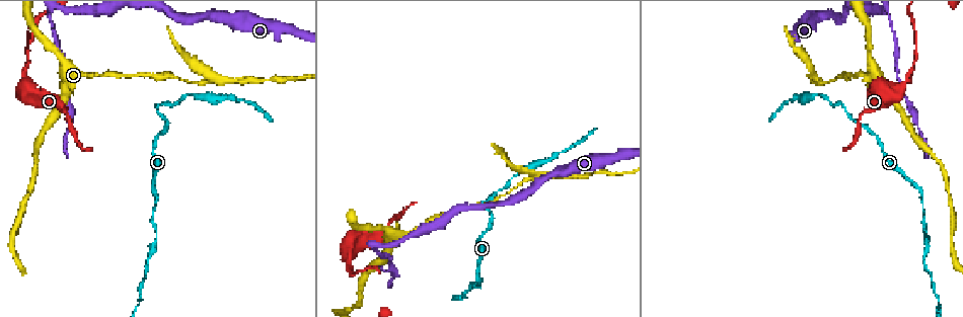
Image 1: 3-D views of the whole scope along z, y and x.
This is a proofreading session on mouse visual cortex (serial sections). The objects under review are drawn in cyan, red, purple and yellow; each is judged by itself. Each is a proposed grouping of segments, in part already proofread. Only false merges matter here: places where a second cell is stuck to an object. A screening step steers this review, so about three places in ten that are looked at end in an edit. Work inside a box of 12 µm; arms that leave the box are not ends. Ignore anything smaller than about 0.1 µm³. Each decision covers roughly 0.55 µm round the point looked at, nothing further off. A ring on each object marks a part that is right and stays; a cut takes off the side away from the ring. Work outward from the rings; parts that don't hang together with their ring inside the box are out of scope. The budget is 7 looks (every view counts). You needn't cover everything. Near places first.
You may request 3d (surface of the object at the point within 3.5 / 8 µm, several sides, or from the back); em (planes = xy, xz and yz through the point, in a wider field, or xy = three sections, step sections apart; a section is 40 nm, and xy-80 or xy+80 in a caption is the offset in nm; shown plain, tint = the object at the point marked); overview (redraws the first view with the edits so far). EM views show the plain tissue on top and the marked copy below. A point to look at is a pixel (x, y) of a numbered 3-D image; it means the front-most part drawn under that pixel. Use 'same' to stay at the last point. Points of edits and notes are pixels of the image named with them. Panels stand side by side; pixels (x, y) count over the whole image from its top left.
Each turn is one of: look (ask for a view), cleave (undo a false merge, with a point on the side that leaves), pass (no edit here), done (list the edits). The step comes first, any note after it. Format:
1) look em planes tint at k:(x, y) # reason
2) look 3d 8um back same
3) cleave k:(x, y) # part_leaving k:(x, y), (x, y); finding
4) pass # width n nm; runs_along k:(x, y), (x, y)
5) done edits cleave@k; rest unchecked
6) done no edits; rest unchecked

look 3d 3.5um at 1:(533, 180) # a fork

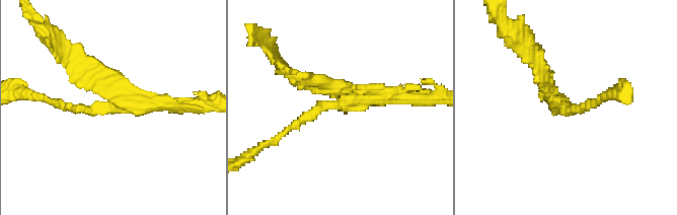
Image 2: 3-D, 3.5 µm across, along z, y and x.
look em xy step 3 tint at 2:(563, 102) # shape alone is not enough

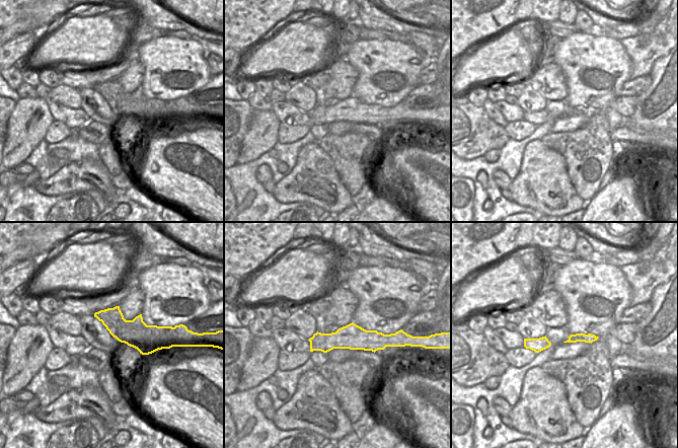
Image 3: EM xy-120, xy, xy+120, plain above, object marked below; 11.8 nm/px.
cleave 2:(342, 84) # two cells meet here

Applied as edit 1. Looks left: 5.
look 3d 3.5um at 1:(26, 95) # sharp bend

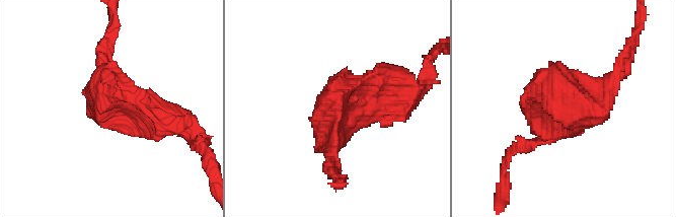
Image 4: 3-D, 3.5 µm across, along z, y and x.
look em planes tint at 4:(563, 103) # need the tissue

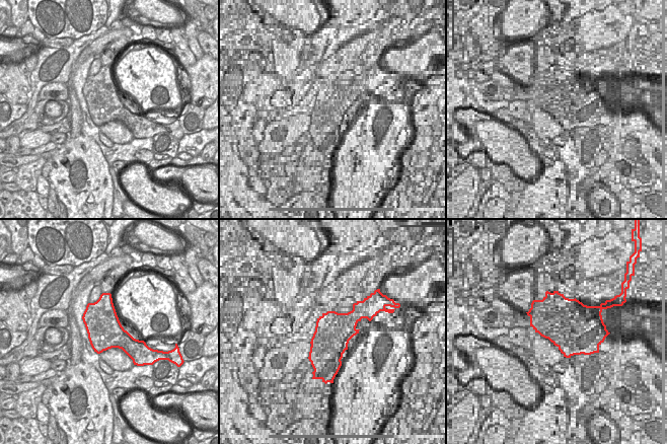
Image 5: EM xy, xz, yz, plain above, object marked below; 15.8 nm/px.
look em xy step 2 tint same

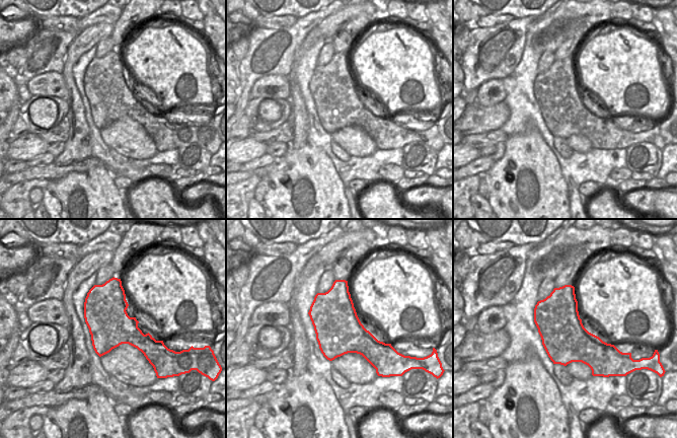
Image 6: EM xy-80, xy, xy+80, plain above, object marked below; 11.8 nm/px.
pass # runs_along 4:(155, 125), (105, 105), (115, 62); continuous, no second cell

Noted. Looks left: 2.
look em xy step 1 tint at 1:(156, 108) # abrupt turn

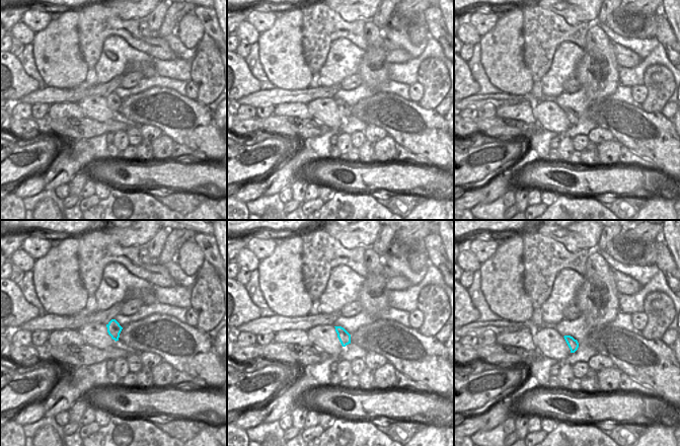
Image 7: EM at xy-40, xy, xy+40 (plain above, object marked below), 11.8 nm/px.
look 3d 3.5um same # see where the arms go

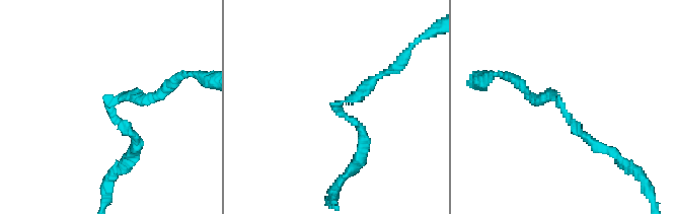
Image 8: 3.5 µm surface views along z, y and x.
cleave 8:(367, 90) # part_leaving 8:(341, 103), (390, 70), (416, 44); two cells meet here

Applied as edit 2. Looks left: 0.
done edits cleave@2, cleave@8; rest unchecked

